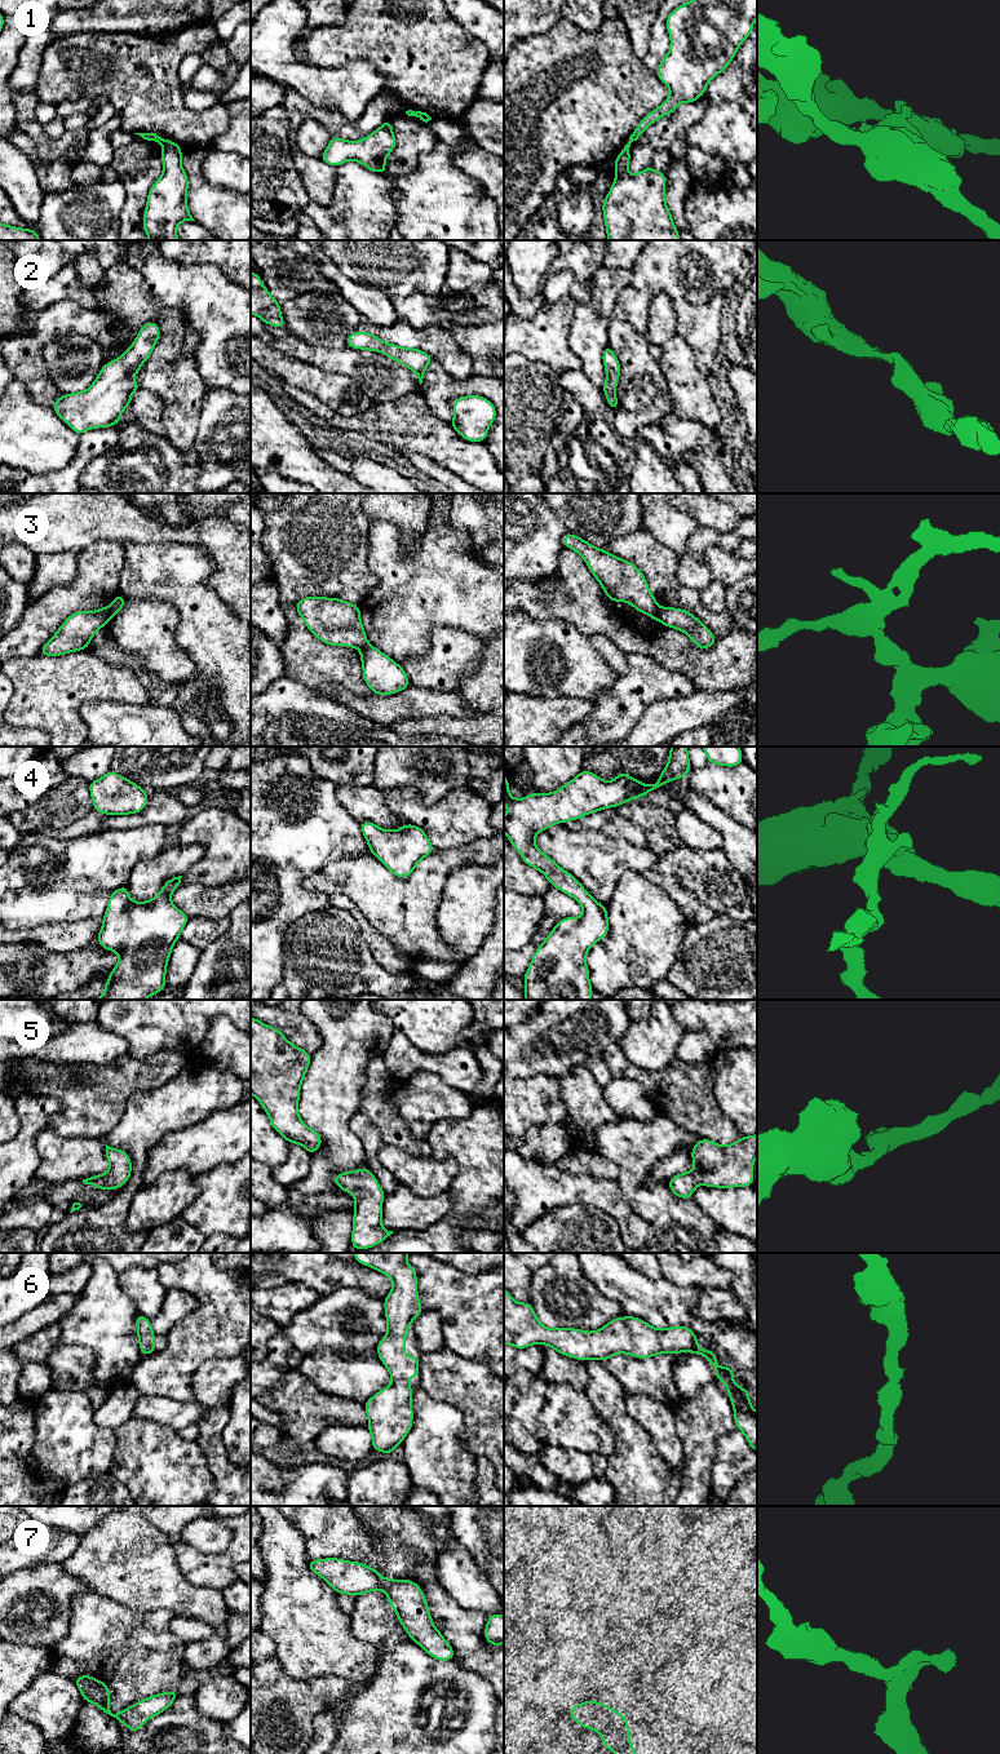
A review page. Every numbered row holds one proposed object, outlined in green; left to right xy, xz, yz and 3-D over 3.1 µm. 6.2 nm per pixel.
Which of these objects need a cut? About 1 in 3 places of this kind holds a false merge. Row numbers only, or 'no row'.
1, 3

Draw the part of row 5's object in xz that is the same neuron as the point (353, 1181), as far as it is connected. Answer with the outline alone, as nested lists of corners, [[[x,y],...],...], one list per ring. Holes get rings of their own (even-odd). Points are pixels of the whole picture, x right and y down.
[[[366,1166],[336,1174],[332,1181],[344,1192],[354,1195],[353,1249],[371,1249],[394,1233],[381,1226],[382,1200],[386,1192]]]

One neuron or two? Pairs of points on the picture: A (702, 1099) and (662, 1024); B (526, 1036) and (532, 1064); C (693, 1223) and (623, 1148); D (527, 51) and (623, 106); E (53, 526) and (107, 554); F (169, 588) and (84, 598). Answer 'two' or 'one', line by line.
A: two
B: one
C: one
D: one
E: two
F: two

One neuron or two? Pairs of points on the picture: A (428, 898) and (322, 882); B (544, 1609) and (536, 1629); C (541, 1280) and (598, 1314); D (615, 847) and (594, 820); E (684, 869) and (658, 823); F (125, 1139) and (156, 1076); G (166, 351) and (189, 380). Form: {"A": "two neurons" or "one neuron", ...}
{"A": "one neuron", "B": "two neurons", "C": "one neuron", "D": "two neurons", "E": "two neurons", "F": "two neurons", "G": "one neuron"}

